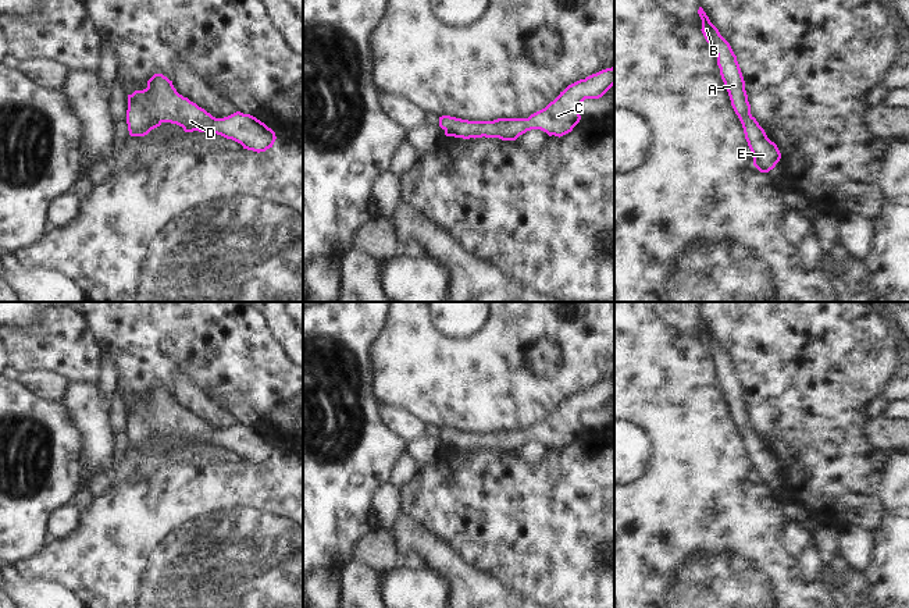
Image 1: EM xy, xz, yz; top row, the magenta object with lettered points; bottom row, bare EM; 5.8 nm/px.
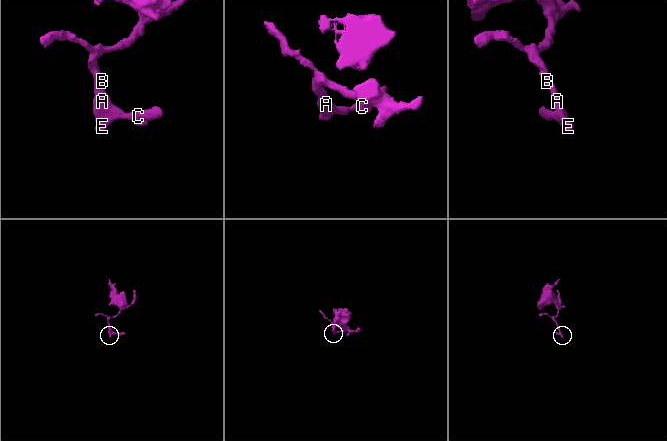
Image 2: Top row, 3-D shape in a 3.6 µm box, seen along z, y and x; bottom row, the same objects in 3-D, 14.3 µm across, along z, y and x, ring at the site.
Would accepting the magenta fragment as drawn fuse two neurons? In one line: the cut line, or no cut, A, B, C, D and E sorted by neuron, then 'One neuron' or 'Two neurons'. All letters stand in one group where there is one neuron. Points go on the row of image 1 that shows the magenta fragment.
No split. Groups: A B C D E. One neuron.

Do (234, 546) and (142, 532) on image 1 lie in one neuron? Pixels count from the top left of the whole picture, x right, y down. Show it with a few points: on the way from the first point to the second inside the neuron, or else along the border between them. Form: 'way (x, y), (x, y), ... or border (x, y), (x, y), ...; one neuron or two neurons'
way (211, 546), (205, 546), (196, 537), (164, 537); one neuron

